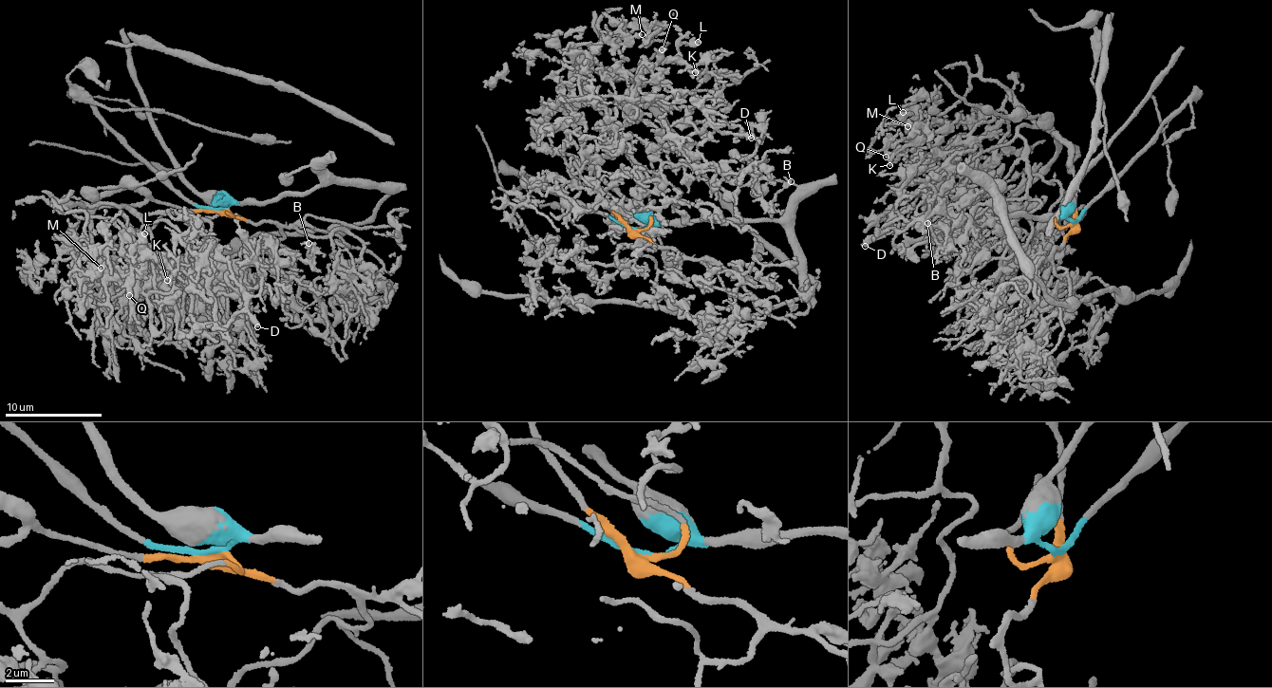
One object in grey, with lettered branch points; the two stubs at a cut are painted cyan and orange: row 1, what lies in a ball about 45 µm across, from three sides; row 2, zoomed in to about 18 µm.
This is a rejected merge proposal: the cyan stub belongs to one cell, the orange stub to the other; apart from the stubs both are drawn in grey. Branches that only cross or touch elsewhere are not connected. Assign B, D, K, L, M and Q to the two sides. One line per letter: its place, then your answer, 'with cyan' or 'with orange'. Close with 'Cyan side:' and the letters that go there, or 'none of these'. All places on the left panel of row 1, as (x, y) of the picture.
B: place (308, 243); with orange
D: place (257, 326); with orange
K: place (167, 280); with orange
L: place (144, 233); with orange
M: place (101, 268); with orange
Q: place (129, 295); with orange
Cyan side: none of these

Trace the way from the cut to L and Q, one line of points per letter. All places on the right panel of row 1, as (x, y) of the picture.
L: (1075, 223), (1076, 189), (1065, 143), (1006, 101), (930, 162), (921, 150), (944, 132), (911, 136), (903, 112)
Q: (1075, 223), (1076, 189), (1065, 143), (1006, 101), (993, 118), (938, 156), (899, 146), (886, 157)

